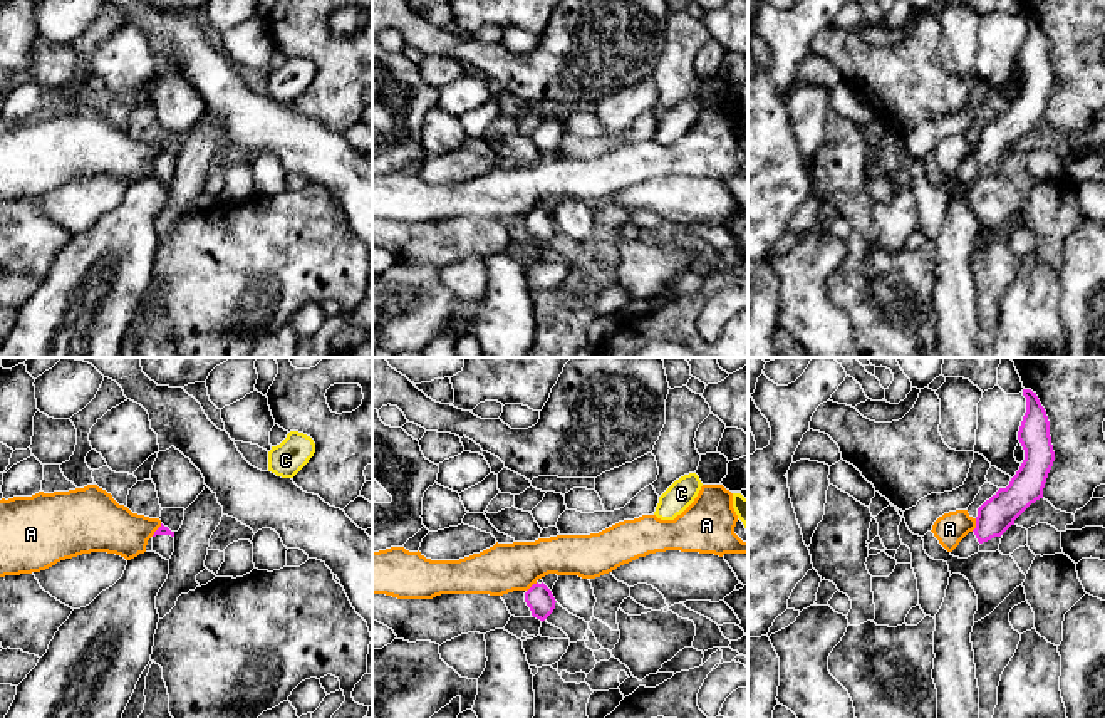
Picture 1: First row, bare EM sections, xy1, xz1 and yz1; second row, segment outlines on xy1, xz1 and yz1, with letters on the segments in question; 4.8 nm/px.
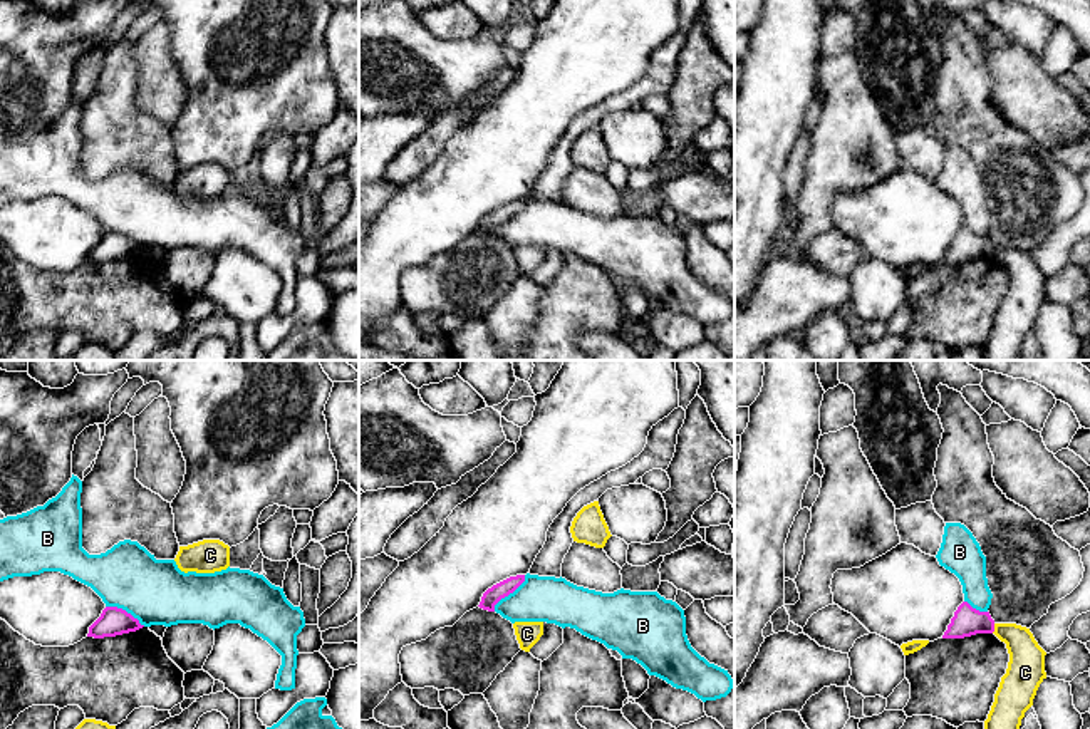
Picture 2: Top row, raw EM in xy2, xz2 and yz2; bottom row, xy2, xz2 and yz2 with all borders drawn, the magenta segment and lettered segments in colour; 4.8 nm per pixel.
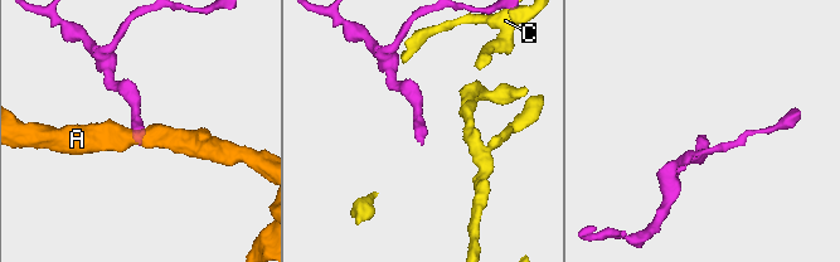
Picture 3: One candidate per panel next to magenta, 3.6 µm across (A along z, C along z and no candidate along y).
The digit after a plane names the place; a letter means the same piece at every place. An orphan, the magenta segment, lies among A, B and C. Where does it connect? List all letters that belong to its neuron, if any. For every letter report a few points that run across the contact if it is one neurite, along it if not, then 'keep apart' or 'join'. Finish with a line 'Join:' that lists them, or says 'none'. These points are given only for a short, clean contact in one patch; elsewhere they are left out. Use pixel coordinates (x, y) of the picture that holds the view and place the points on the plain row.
A: yz1 (976, 143), (976, 150), (971, 155) | keep apart
B: xz2 (525, 200), (493, 235) | keep apart
C: keep apart
Join: none

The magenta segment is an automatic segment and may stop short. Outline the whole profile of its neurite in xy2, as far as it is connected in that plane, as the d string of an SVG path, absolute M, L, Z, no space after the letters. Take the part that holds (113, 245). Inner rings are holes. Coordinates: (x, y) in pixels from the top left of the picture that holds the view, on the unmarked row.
M106 231L101 241L89 251L87 261L104 263L136 256L144 250L131 238L117 231Z

